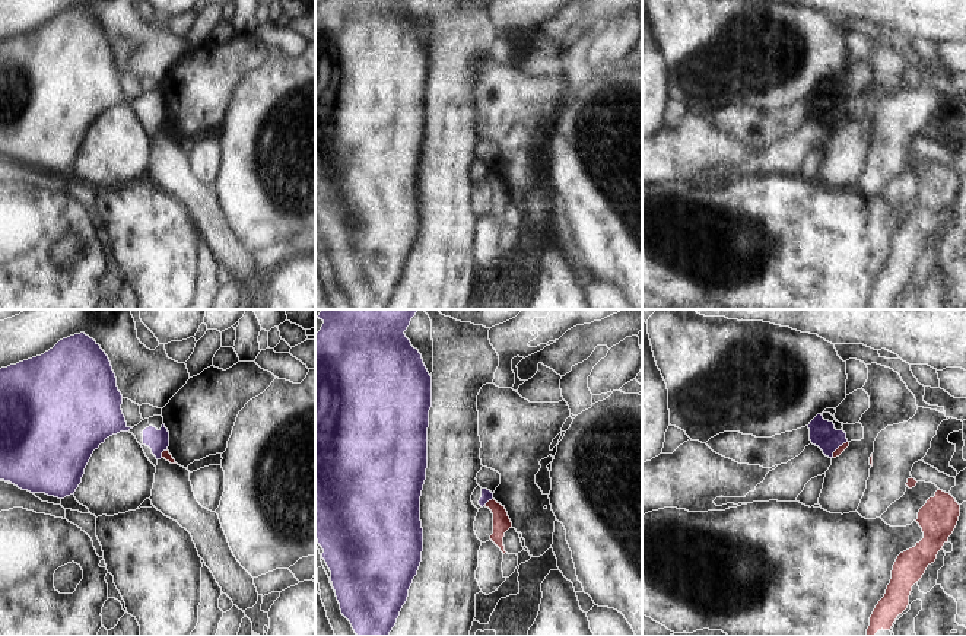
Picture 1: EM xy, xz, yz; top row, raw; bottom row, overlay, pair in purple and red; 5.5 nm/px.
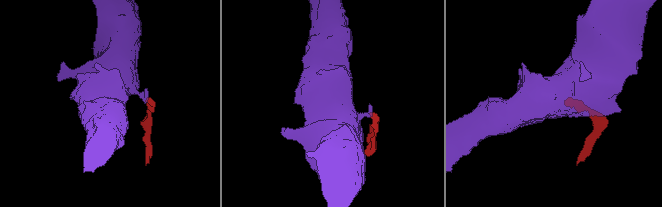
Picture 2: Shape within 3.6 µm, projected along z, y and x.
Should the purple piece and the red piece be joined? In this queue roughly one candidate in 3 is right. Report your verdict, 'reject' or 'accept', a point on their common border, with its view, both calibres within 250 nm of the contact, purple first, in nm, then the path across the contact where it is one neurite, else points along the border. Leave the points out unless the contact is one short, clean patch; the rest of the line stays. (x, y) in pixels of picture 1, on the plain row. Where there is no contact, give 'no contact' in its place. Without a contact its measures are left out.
reject; meets purple in xz at (488, 174); 60 nm thick on the purple side, 100 nm on the other; border along xz (492, 171), (483, 178)

